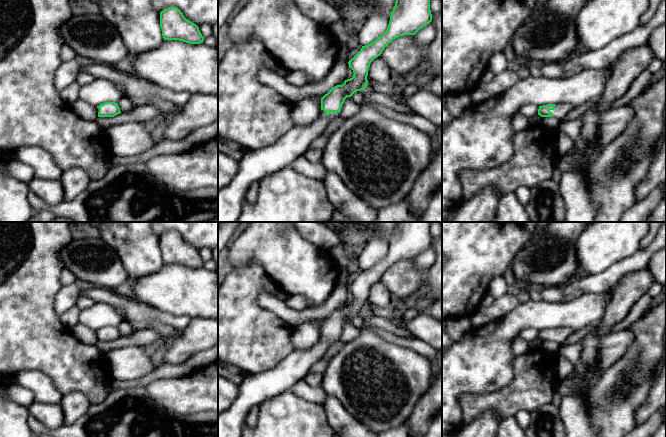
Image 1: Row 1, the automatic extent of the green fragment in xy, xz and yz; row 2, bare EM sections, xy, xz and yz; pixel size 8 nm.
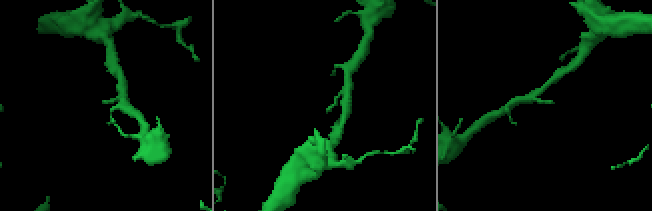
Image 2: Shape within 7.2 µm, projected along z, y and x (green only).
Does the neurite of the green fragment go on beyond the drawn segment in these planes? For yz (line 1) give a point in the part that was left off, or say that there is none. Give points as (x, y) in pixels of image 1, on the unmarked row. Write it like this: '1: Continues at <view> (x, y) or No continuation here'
1: Continues at yz (561, 334)

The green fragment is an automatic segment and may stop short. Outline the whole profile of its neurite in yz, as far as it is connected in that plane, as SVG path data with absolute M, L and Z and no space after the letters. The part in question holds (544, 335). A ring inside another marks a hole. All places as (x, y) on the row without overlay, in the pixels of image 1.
M547 328L539 330L538 339L541 341L555 341L562 345L573 333L574 331L569 328Z

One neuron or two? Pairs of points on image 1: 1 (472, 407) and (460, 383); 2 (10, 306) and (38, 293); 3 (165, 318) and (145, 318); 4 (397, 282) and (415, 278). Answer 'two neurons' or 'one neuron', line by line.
1: two neurons
2: one neuron
3: one neuron
4: one neuron

